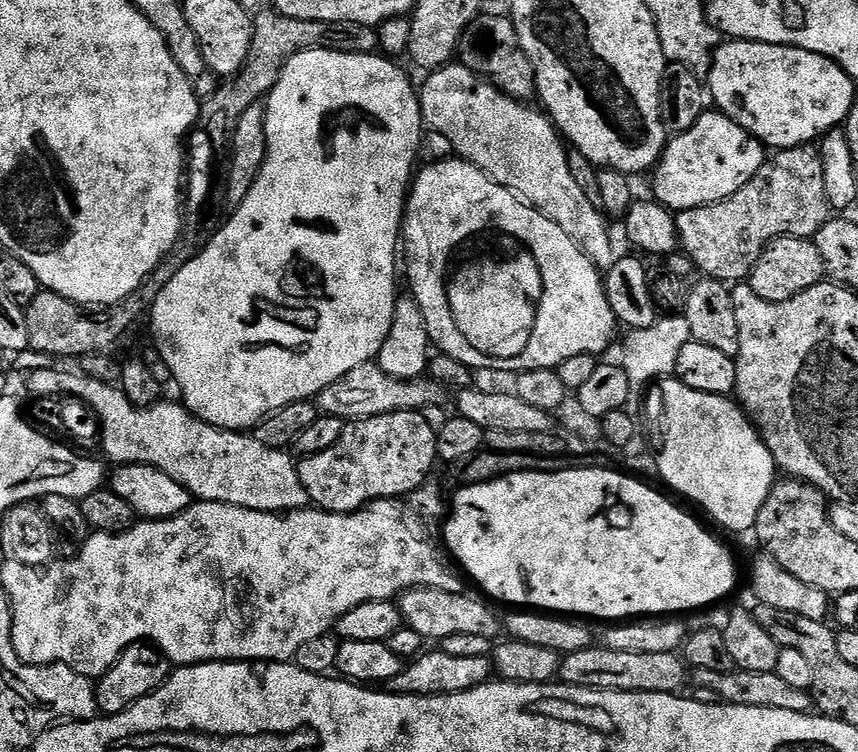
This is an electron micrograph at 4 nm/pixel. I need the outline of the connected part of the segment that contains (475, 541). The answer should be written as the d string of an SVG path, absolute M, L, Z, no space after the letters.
M612 468L598 470L566 470L565 472L515 472L509 476L499 476L497 480L487 480L481 484L466 484L456 497L451 497L450 511L442 524L444 540L452 551L452 556L468 571L467 579L477 584L485 597L505 600L512 606L527 606L532 610L543 610L548 614L571 614L576 618L597 616L608 622L624 622L629 618L664 618L669 614L684 614L707 604L724 600L736 588L736 564L732 556L691 516L676 504L671 504L660 492L655 492L648 484L623 476Z

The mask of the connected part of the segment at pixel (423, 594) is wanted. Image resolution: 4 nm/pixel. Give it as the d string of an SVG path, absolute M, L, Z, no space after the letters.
M409 588L408 591L400 593L398 597L398 607L400 609L400 619L405 625L414 630L418 630L418 634L424 636L425 641L439 642L450 638L450 634L474 634L480 641L492 640L495 632L501 631L502 624L496 621L496 616L483 604L483 599L475 600L467 591L462 594L450 594L446 590L438 590L437 588Z

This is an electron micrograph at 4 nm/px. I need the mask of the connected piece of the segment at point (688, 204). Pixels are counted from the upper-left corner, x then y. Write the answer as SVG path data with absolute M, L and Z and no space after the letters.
M719 110L705 111L704 115L698 118L698 122L690 126L690 130L675 133L665 143L664 154L654 168L654 173L656 172L655 199L673 214L725 200L730 198L730 194L742 190L742 186L746 186L746 182L750 182L750 178L758 174L765 159L765 145L755 140L746 130L742 130L742 126L738 126Z

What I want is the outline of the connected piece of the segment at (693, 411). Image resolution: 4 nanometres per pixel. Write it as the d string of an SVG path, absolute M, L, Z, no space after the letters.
M678 379L659 381L664 399L664 449L660 476L680 496L705 508L732 532L751 533L758 510L778 479L778 469L760 433L735 399L690 390Z

